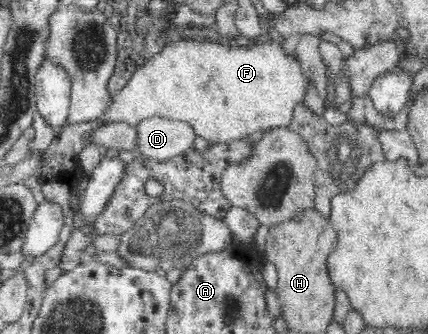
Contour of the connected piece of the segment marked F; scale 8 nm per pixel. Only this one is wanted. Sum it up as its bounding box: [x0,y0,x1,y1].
[91,41,305,144]

